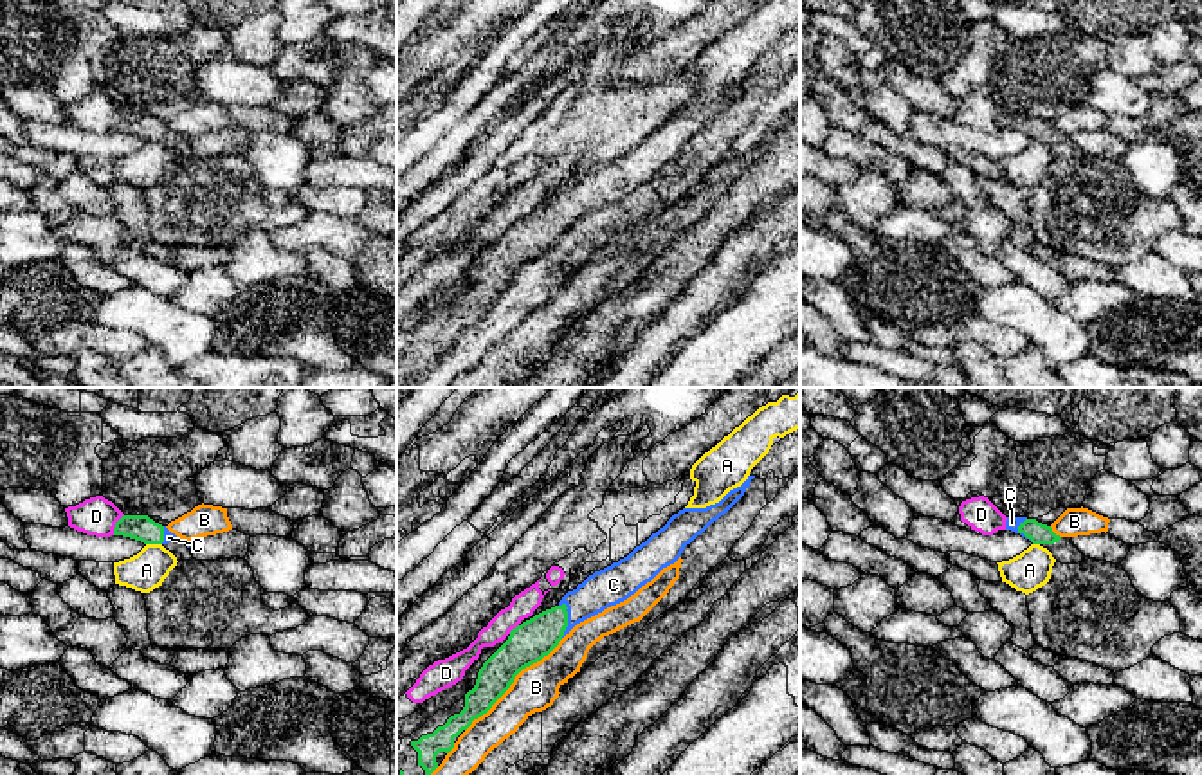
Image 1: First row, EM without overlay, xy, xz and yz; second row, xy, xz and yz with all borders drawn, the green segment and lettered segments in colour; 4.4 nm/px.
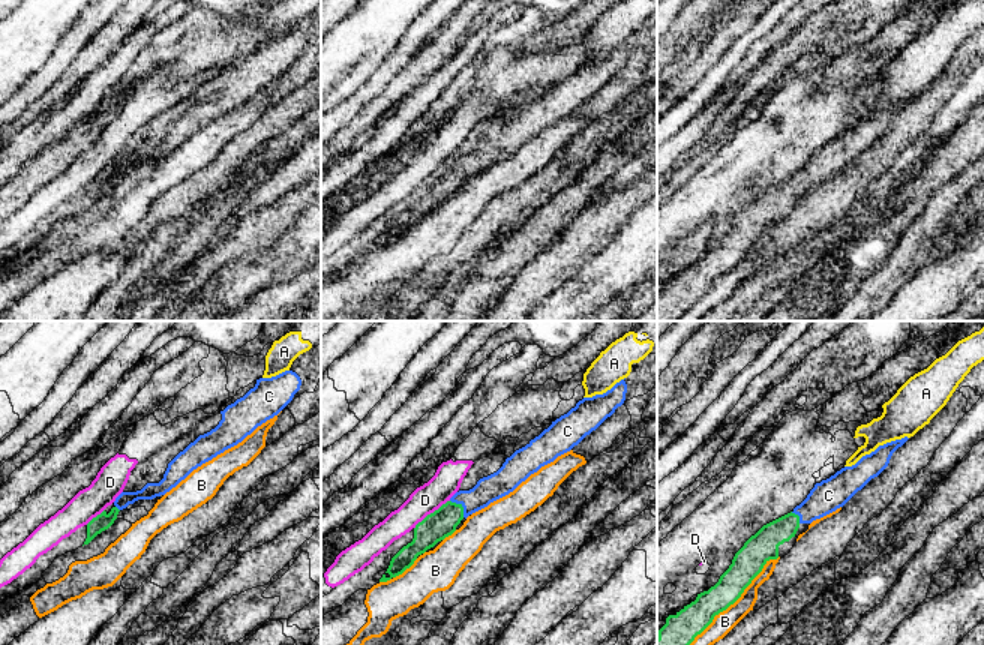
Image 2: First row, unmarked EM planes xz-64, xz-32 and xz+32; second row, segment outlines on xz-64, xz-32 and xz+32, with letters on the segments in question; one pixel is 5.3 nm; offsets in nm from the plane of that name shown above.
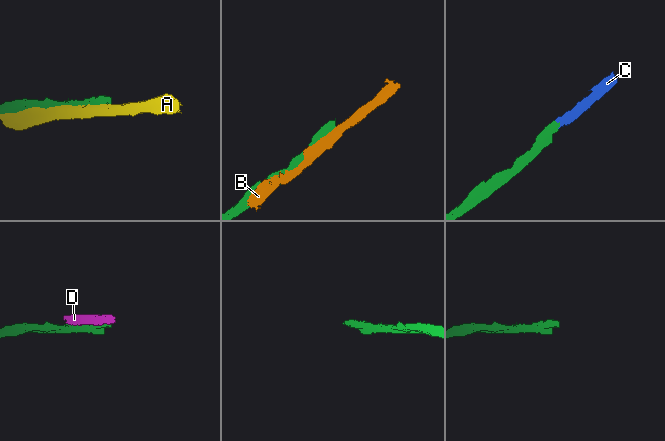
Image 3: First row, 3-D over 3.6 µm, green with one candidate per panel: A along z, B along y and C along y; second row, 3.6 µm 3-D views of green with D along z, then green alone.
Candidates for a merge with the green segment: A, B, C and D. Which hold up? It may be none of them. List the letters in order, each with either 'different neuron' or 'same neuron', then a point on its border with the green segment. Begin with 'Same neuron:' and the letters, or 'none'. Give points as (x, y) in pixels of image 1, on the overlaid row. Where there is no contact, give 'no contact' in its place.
Same neuron: C
A: different neuron; contact xy (154, 543)
B: different neuron; contact xz (512, 682)
C: same neuron; contact xz (566, 620)
D: different neuron; contact xy (116, 525)

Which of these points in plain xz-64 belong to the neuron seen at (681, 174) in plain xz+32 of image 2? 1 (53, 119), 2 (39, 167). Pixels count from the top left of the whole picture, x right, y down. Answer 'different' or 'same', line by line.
1: same
2: different

